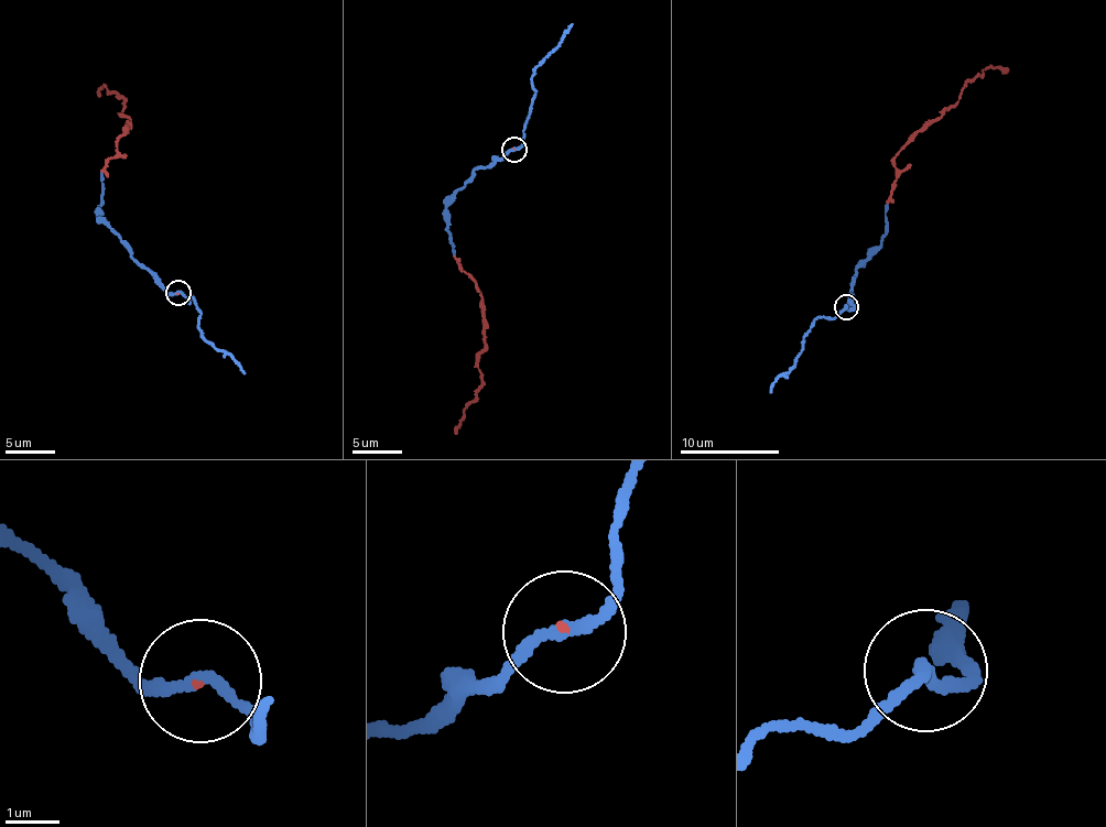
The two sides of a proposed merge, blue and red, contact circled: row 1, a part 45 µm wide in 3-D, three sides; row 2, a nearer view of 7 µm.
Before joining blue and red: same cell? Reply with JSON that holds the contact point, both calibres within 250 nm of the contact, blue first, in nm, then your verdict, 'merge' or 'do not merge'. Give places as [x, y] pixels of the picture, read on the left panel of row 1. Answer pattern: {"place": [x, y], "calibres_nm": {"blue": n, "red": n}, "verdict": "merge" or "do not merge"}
{"place": [179, 293], "calibres_nm": {"blue": 200, "red": 60}, "verdict": "merge"}

